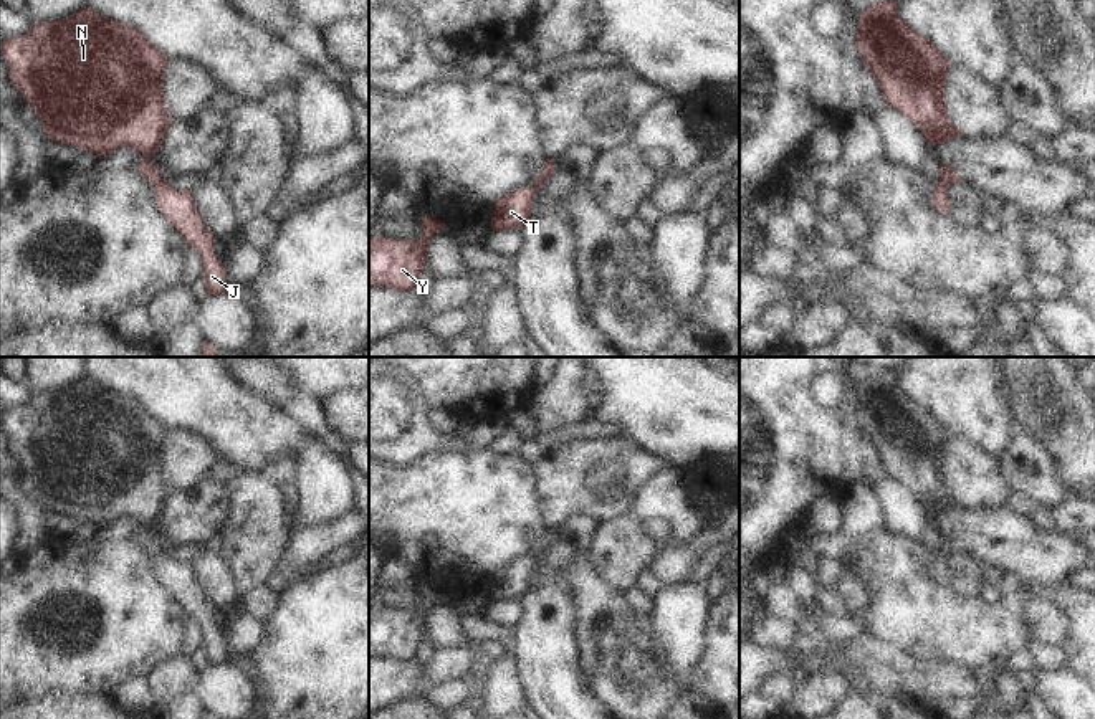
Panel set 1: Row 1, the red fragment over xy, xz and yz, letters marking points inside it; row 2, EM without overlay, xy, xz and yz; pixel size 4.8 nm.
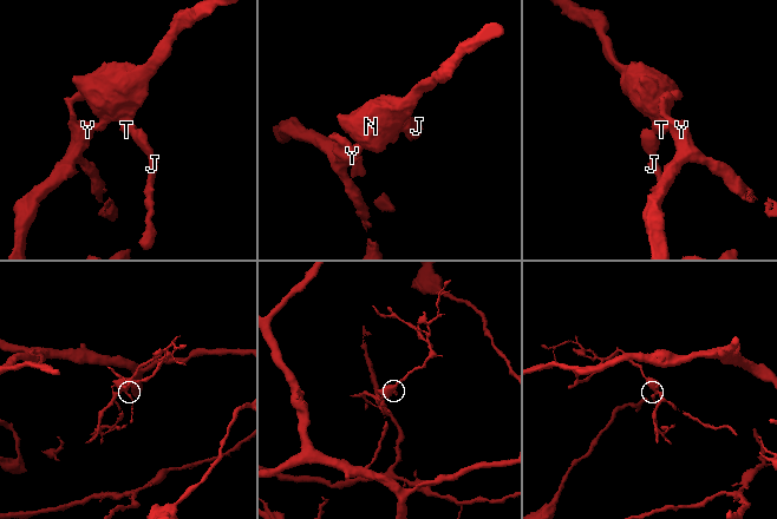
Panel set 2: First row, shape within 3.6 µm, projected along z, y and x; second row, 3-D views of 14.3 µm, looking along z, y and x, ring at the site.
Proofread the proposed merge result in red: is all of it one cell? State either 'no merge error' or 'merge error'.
no merge error

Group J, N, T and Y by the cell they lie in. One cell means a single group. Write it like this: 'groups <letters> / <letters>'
groups J N T Y

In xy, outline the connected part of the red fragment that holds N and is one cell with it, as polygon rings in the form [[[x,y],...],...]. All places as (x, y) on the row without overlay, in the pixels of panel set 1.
[[[84,377],[74,385],[48,393],[33,393],[25,407],[2,410],[0,423],[8,433],[10,451],[35,481],[45,507],[103,529],[119,517],[132,517],[144,531],[136,536],[155,555],[155,574],[175,602],[202,631],[208,664],[228,661],[223,633],[215,625],[215,607],[207,600],[192,562],[177,562],[160,549],[152,524],[172,494],[165,481],[164,445],[169,425],[160,421],[139,398],[124,395]]]

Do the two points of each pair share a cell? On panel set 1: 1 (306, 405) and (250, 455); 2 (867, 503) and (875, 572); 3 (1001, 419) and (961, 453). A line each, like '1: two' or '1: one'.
1: two
2: two
3: two

